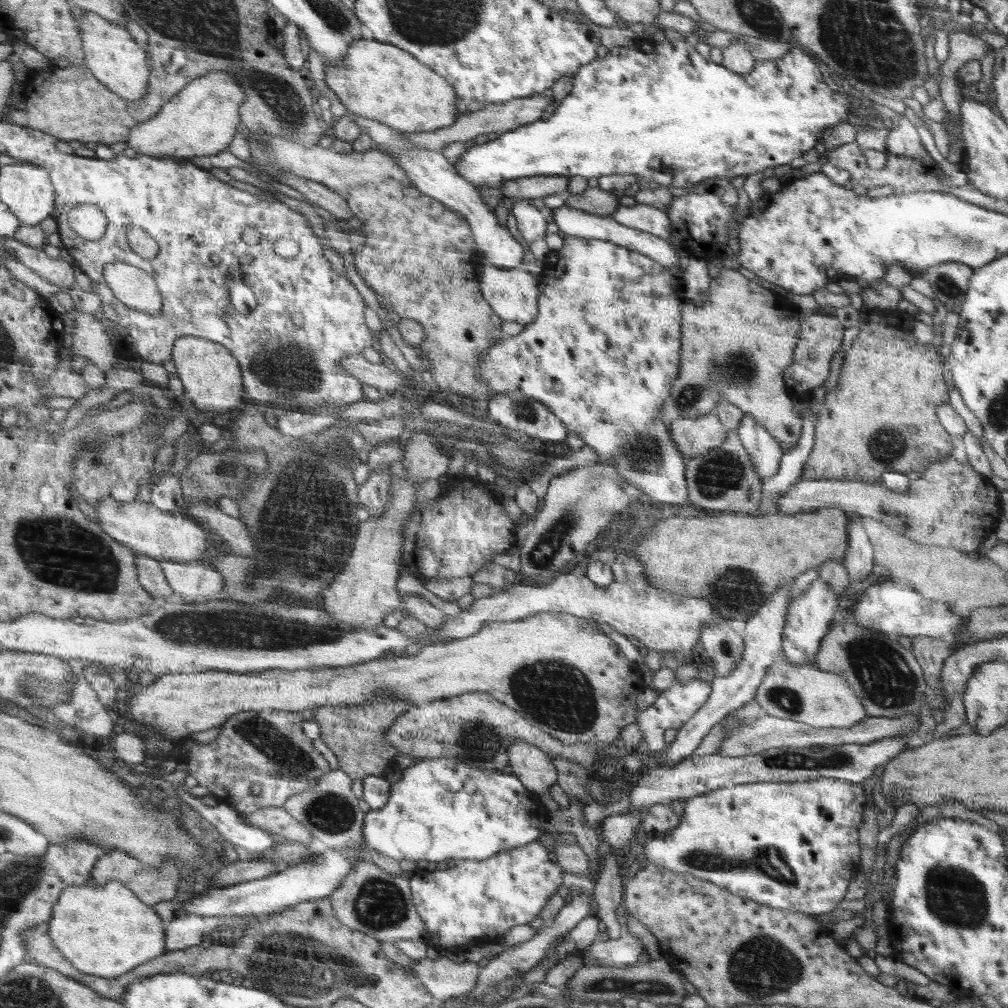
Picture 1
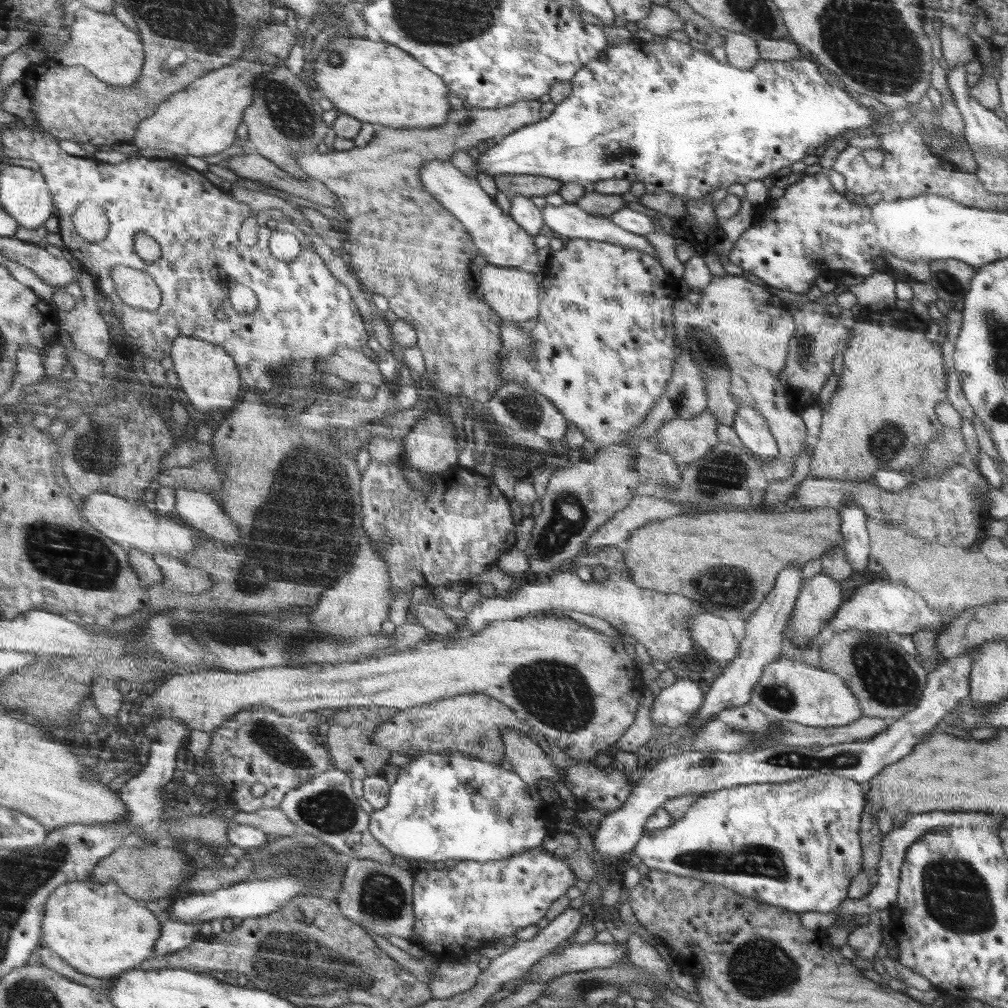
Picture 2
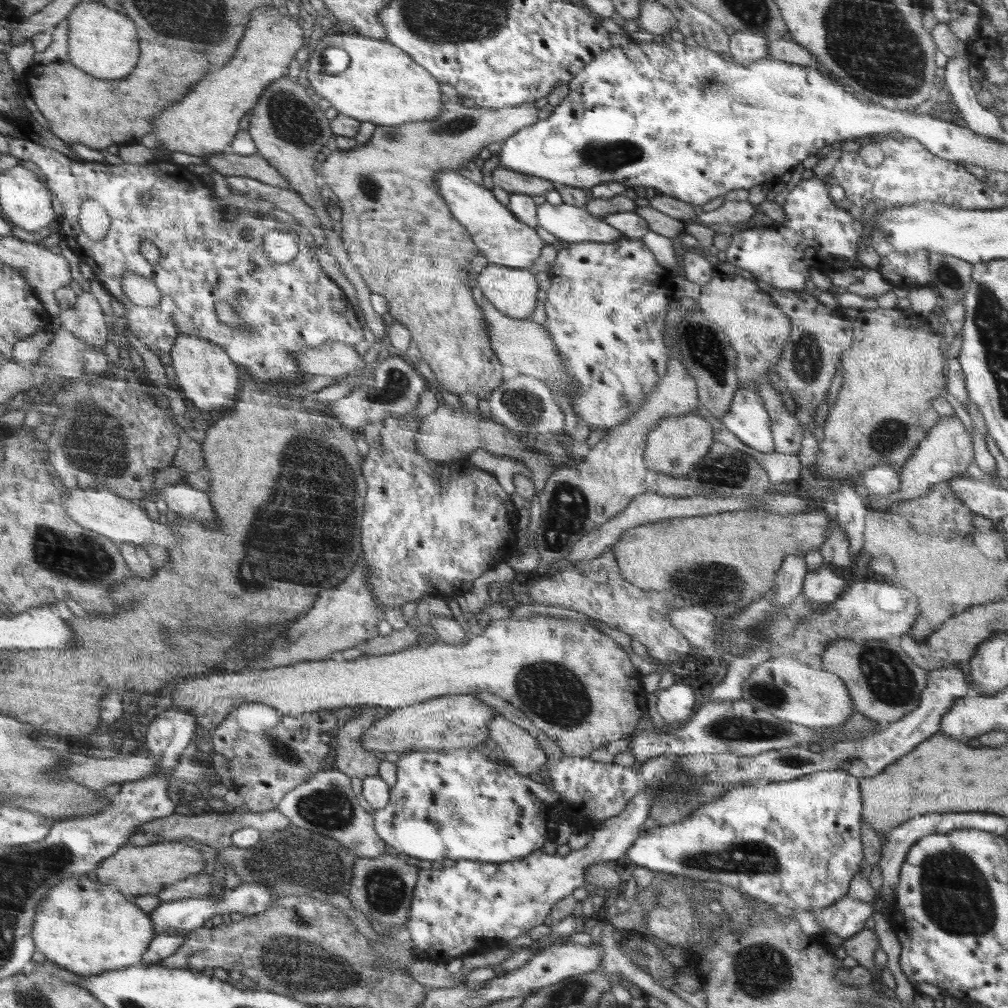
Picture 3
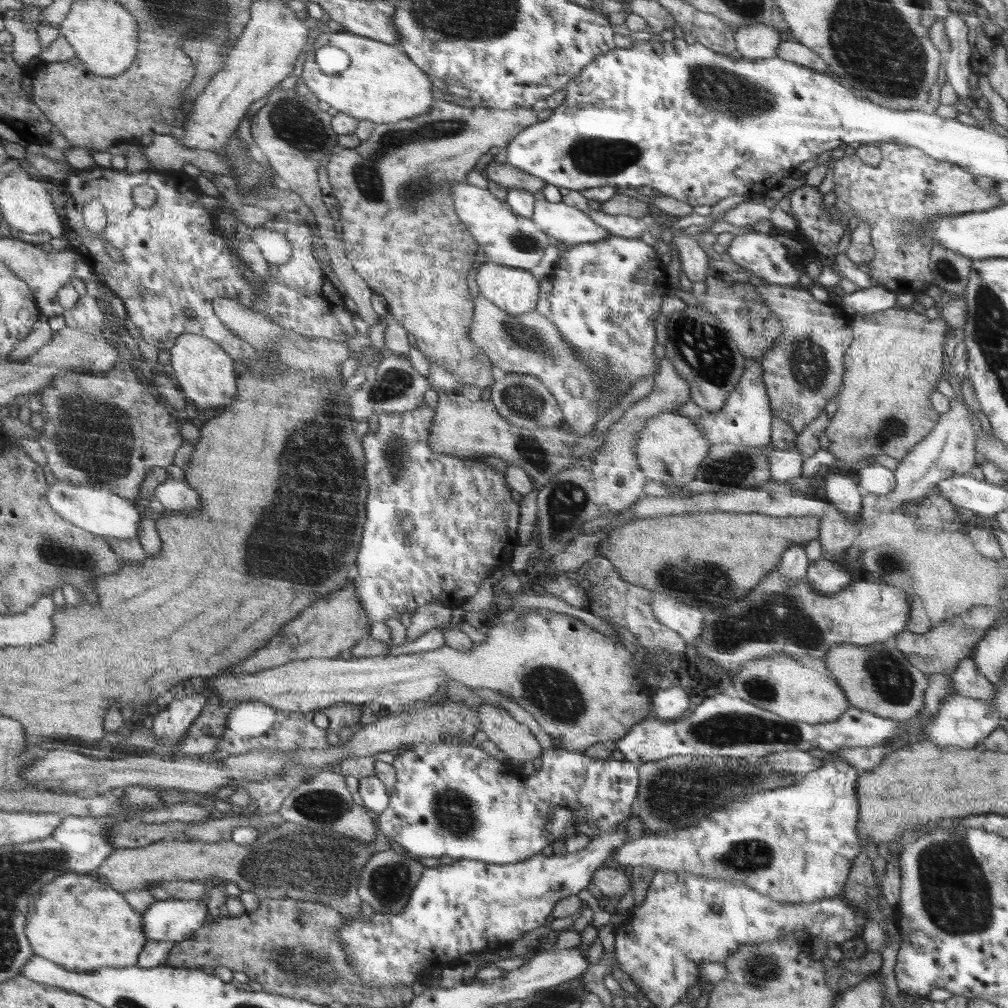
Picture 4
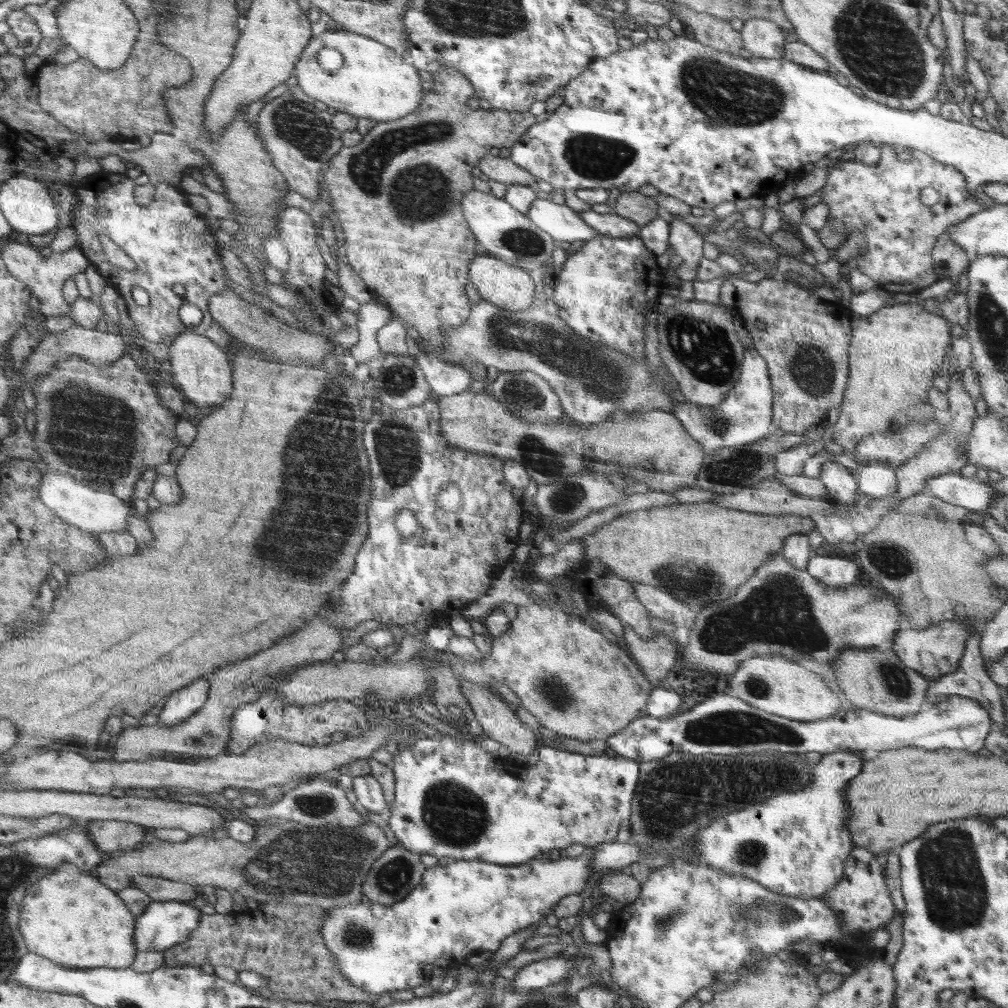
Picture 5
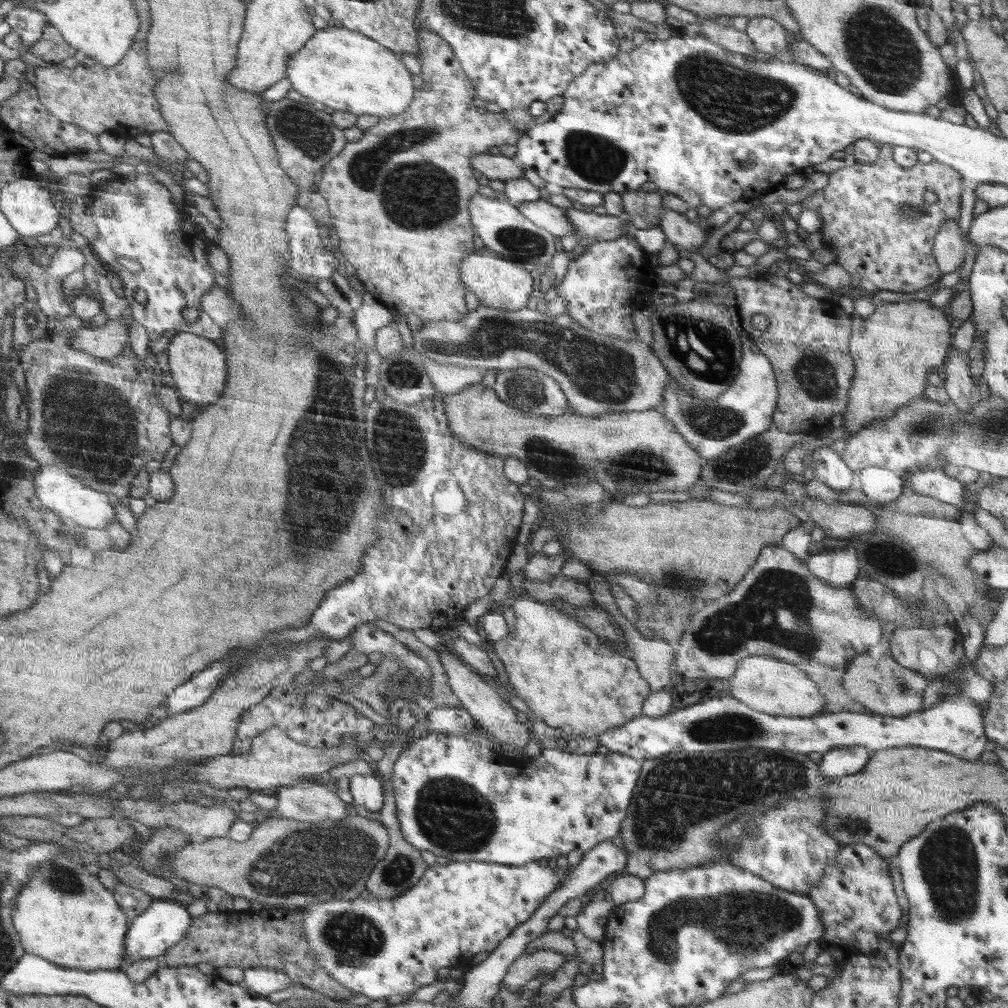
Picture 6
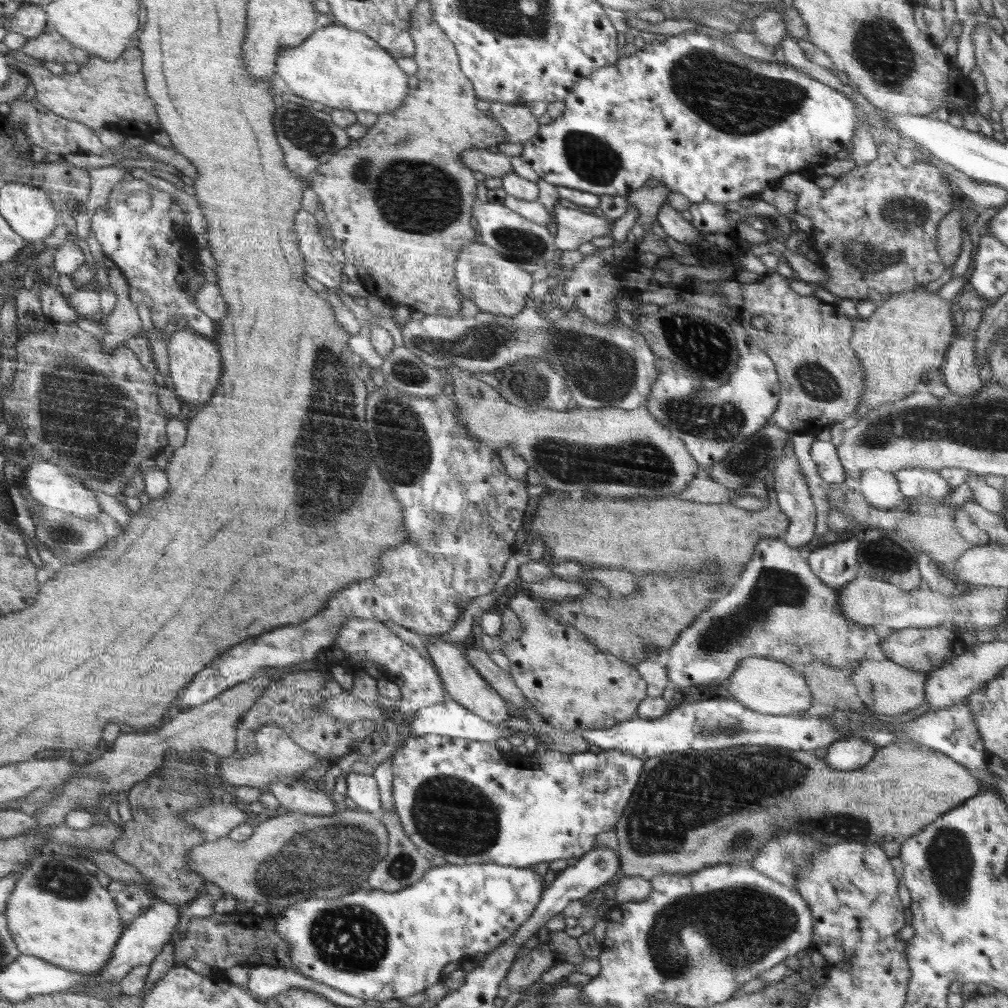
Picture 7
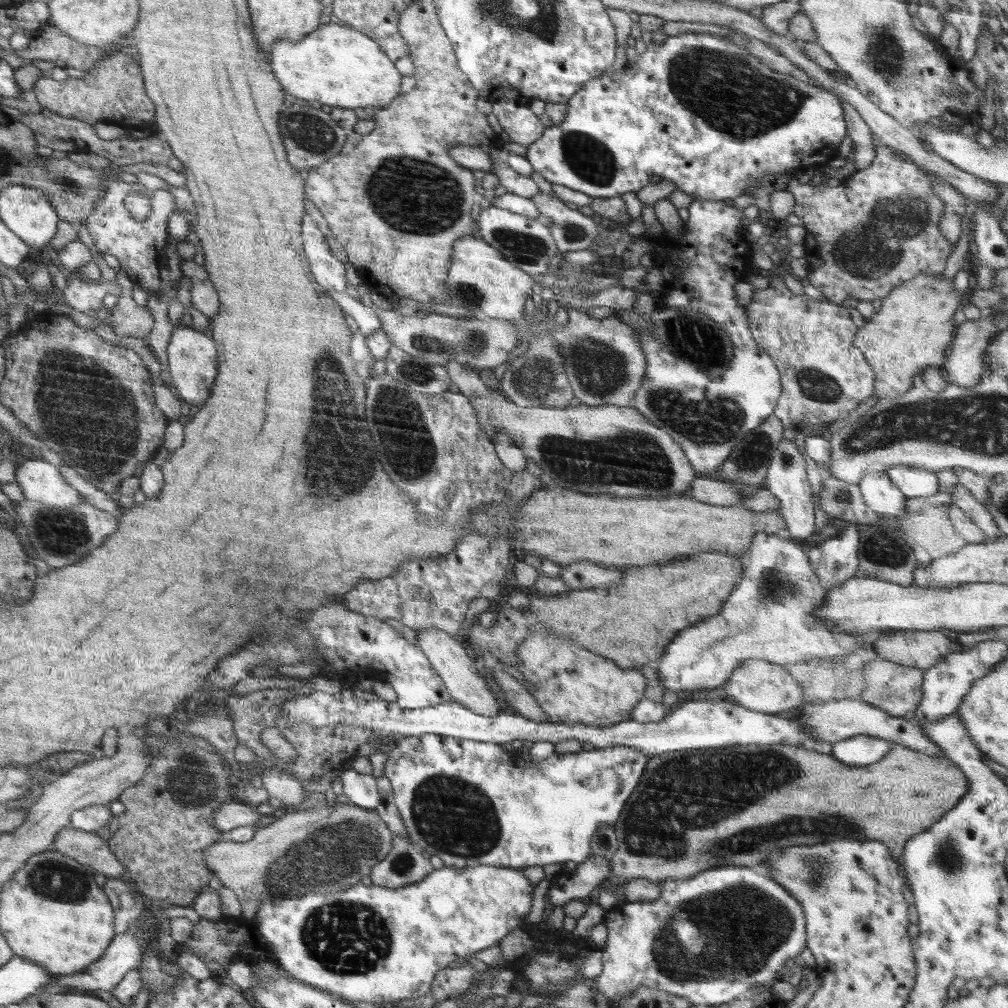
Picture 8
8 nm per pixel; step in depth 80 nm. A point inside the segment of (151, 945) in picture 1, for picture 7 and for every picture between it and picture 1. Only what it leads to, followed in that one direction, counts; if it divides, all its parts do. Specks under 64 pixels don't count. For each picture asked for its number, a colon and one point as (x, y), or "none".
2: (100, 929)
3: (89, 931)
4: (78, 923)
5: (71, 918)
6: (64, 914)
7: (60, 913)

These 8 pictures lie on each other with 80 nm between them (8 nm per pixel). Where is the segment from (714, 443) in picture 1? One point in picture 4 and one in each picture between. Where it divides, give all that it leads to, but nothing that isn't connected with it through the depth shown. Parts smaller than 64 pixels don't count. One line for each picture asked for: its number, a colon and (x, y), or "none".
2: (686, 441)
3: (678, 443)
4: (670, 448)

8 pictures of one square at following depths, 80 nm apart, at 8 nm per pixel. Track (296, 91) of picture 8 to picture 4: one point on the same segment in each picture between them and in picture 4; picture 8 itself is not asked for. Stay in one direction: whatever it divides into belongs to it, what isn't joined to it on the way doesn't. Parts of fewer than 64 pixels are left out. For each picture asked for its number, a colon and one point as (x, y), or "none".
4: (381, 85)
5: (374, 82)
6: (347, 71)
7: (341, 68)

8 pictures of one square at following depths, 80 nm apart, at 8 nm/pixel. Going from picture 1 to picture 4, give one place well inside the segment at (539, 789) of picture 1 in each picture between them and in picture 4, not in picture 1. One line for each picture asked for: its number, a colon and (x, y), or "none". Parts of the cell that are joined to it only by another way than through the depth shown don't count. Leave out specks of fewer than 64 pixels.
2: (527, 757)
3: (522, 750)
4: (520, 744)

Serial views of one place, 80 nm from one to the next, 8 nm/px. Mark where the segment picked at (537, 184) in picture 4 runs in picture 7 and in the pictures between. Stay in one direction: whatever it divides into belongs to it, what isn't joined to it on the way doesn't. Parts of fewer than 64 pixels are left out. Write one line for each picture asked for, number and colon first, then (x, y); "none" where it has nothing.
5: (504, 170)
6: (496, 167)
7: (495, 165)

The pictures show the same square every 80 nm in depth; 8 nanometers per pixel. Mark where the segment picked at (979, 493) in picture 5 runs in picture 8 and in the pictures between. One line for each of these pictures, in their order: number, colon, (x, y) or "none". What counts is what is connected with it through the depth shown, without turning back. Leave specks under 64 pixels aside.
6: (935, 483)
7: (913, 481)
8: (912, 481)

